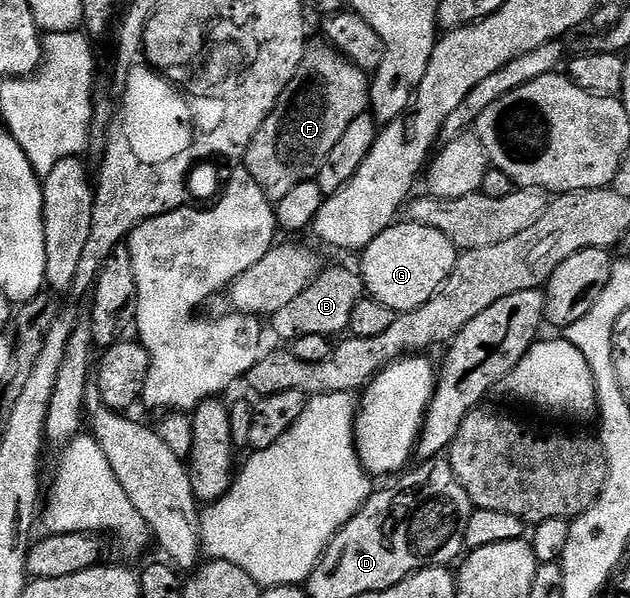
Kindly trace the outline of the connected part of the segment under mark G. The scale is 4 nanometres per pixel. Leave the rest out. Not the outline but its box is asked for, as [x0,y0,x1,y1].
[361,222,460,313]

